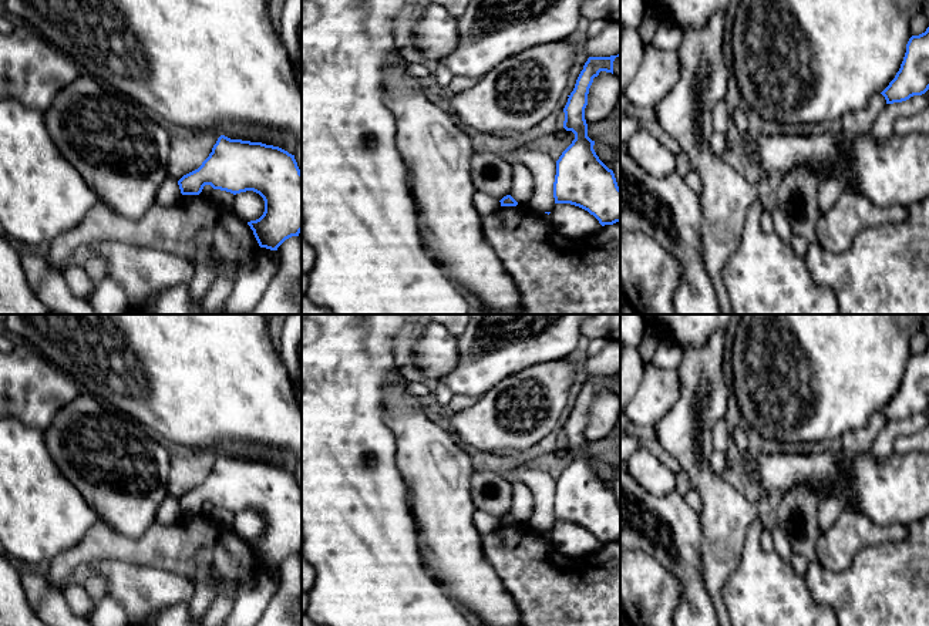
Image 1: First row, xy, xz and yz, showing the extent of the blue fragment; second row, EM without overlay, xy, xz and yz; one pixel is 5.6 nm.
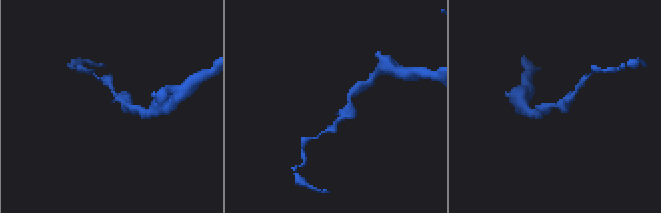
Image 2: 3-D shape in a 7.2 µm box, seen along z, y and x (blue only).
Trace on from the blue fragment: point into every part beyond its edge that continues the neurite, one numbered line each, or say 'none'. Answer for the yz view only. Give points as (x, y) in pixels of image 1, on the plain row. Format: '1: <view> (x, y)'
none

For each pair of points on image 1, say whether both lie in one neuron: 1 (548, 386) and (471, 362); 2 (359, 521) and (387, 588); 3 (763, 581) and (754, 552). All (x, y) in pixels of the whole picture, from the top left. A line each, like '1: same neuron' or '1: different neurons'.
1: different neurons
2: same neuron
3: same neuron

